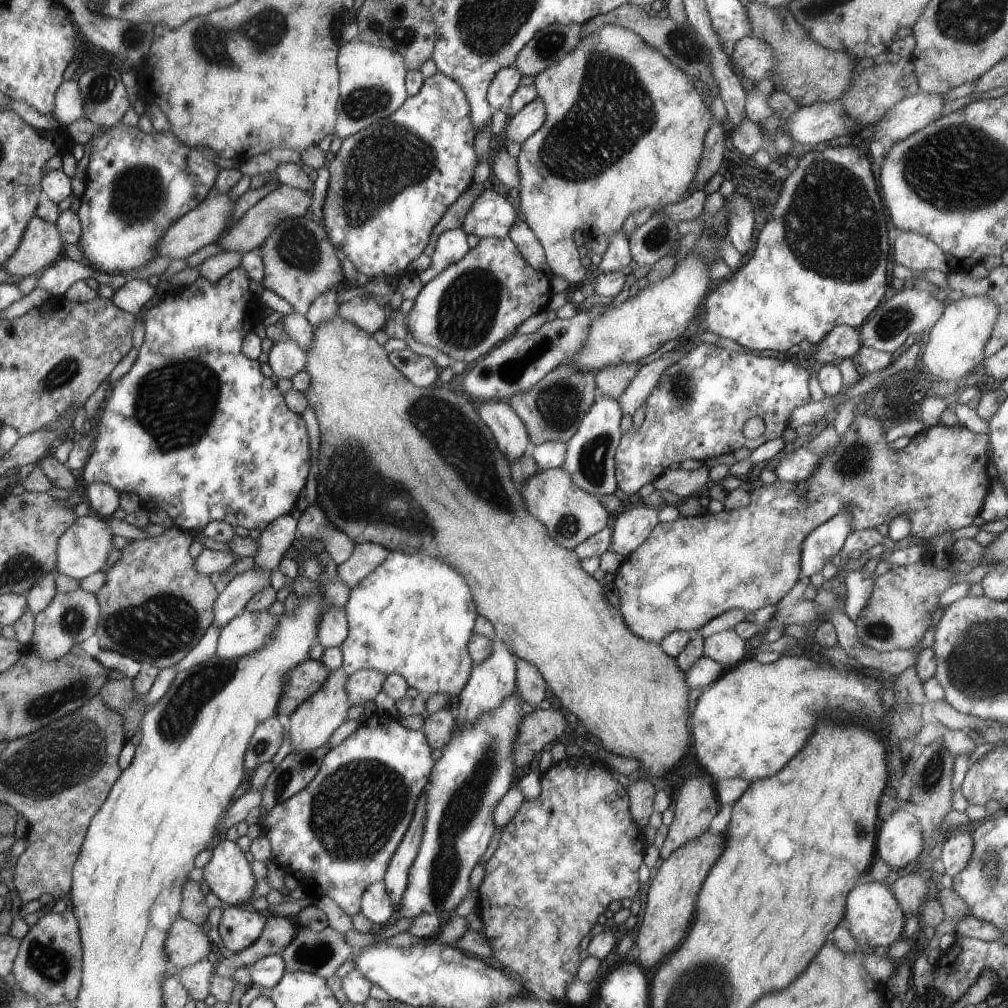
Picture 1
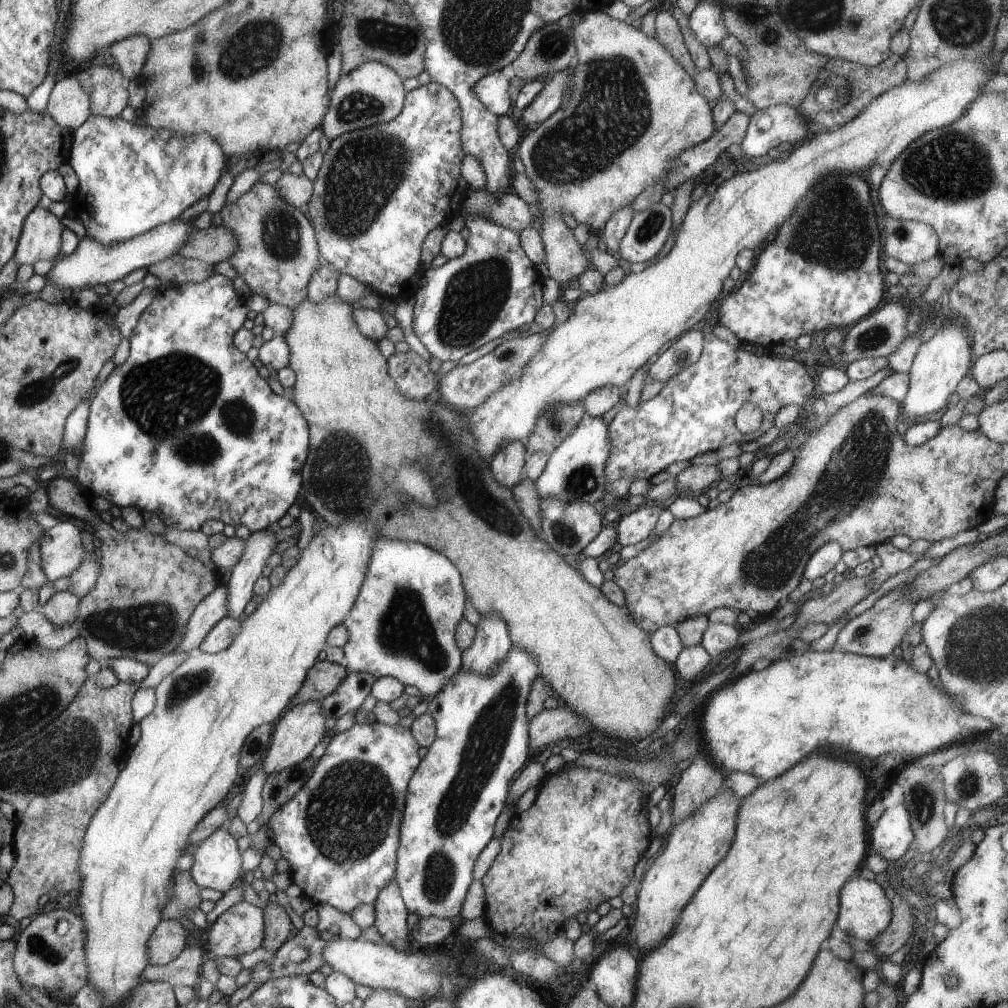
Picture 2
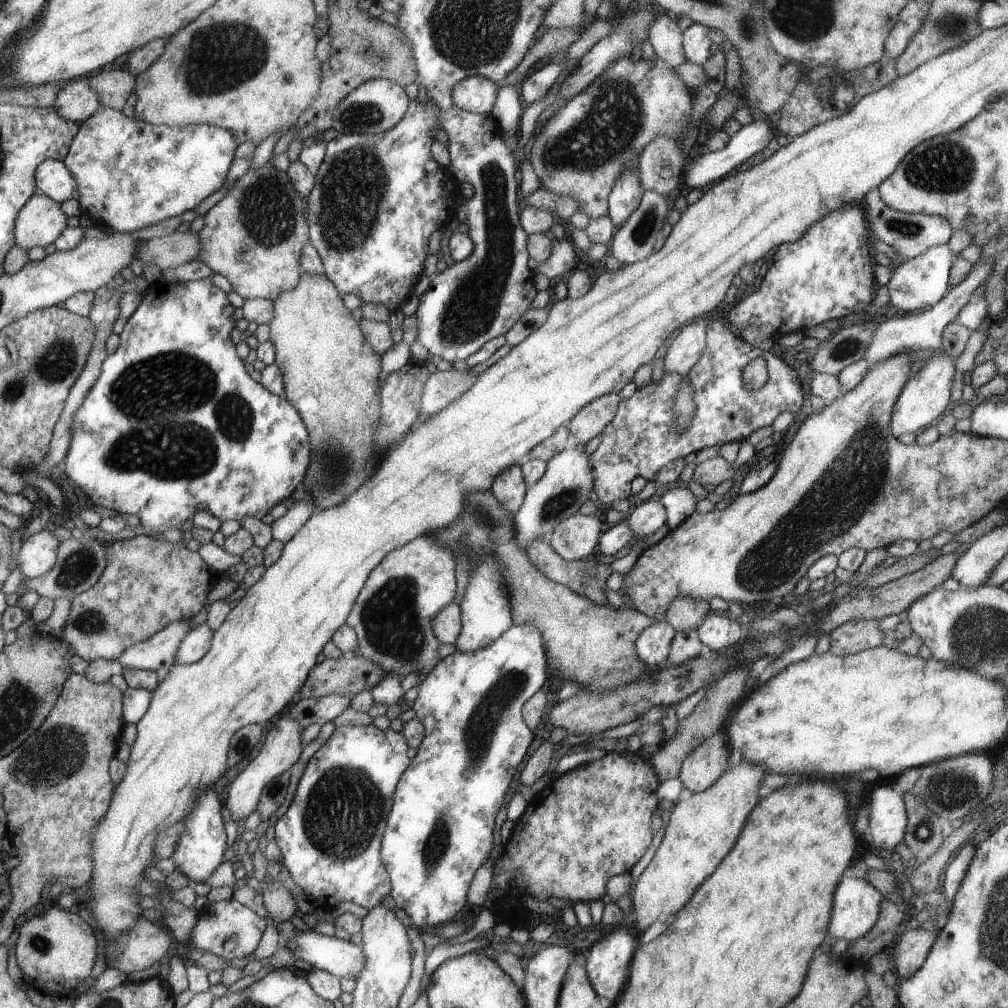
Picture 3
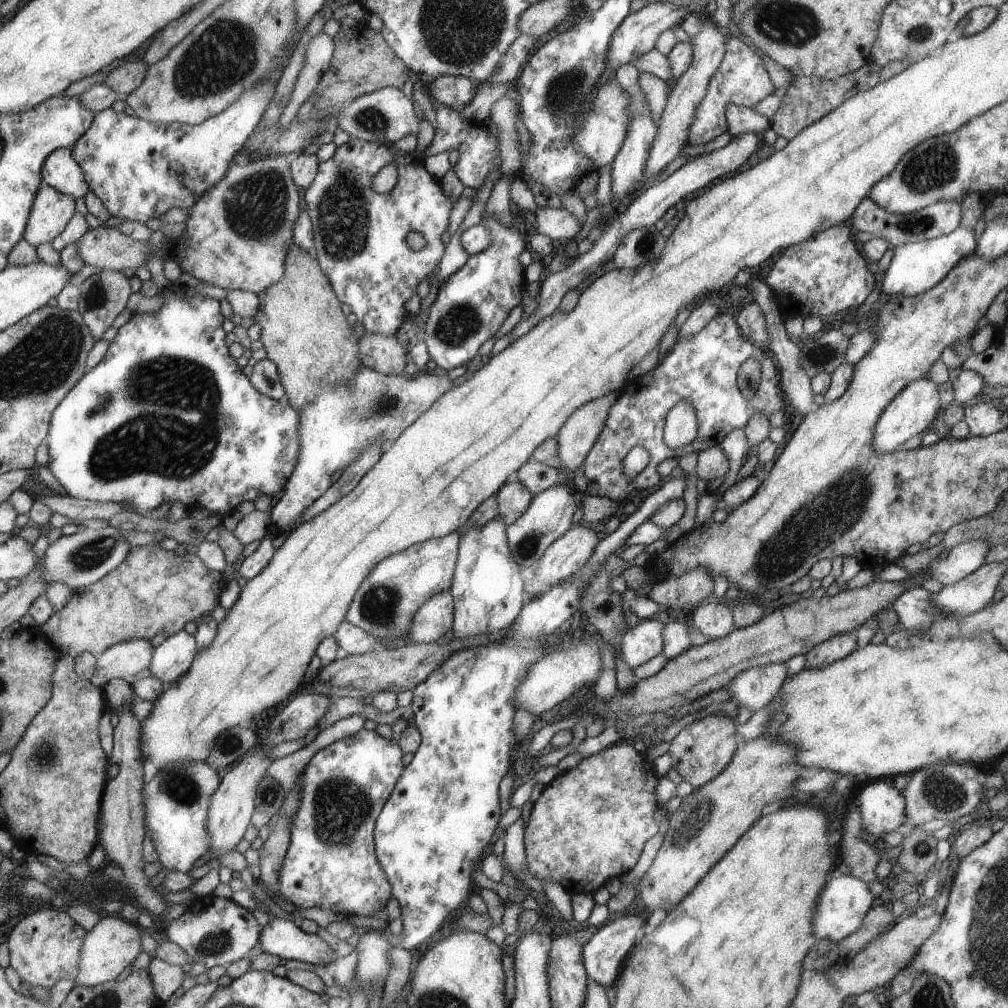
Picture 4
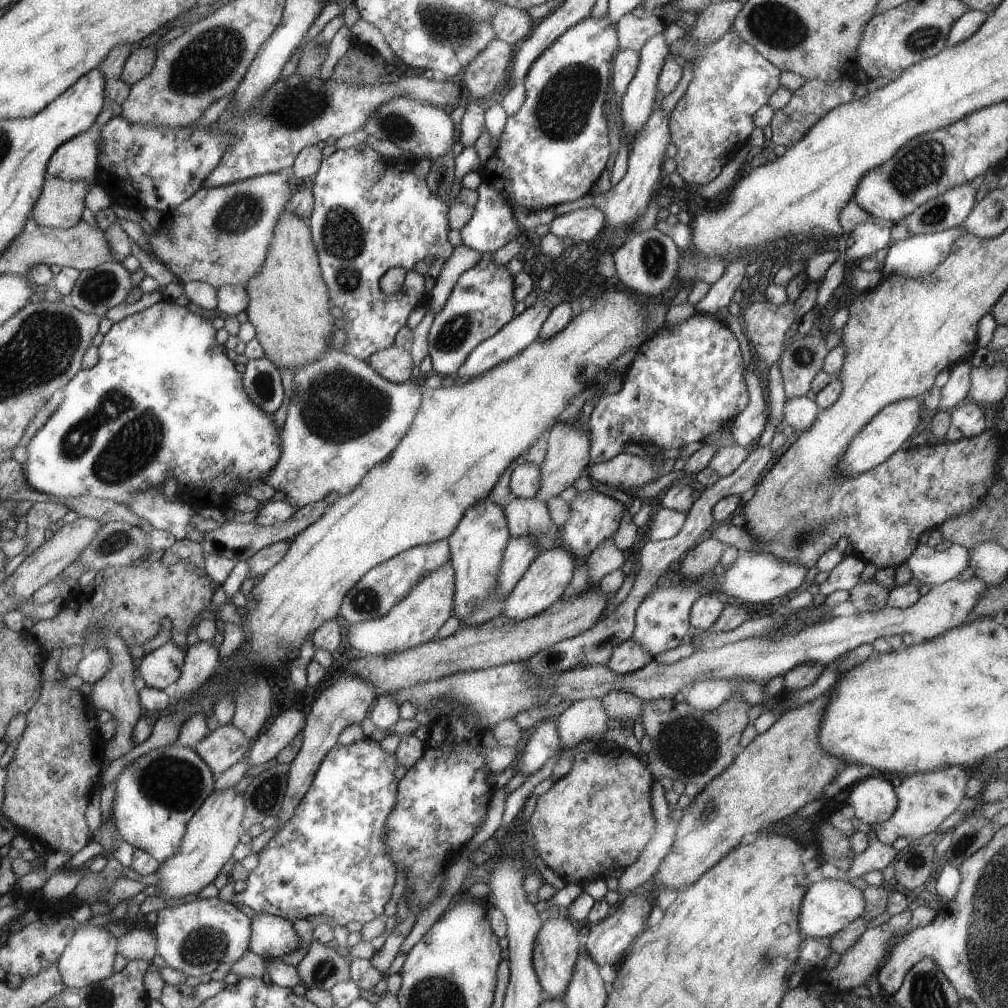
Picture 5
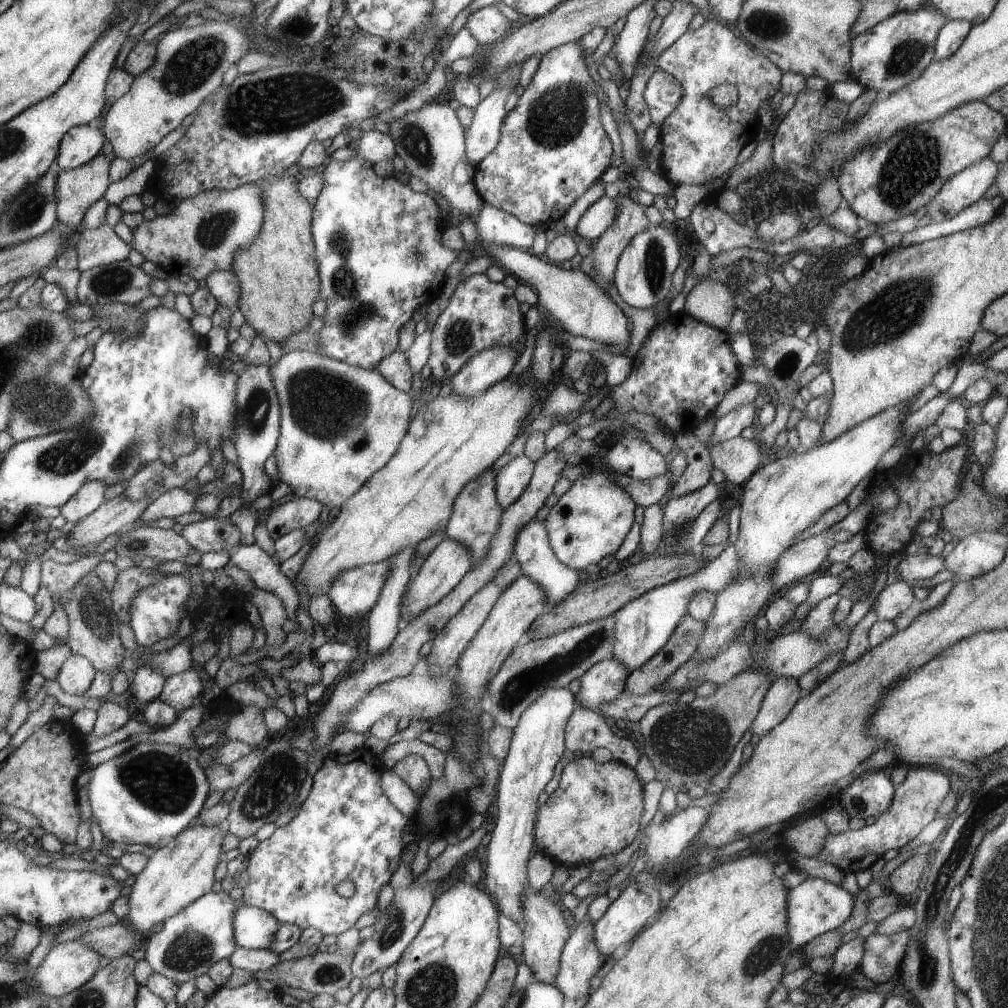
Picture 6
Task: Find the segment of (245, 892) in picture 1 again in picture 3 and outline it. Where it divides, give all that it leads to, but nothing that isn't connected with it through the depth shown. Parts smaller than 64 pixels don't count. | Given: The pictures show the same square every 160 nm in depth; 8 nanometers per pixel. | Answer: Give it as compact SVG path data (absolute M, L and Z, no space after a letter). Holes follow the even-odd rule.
M209 789L199 797L195 810L184 820L187 828L183 830L171 858L174 859L177 870L193 883L206 883L213 874L218 873L220 863L224 862L224 852L230 846L230 842L225 833L222 807L223 804L220 803L216 790Z

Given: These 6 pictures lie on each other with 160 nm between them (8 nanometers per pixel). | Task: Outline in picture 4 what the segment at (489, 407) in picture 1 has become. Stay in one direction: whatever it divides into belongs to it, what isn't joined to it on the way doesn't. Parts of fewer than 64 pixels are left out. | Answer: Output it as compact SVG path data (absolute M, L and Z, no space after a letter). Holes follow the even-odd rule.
M520 481L504 484L495 495L498 507L497 518L506 526L526 512L533 497Z

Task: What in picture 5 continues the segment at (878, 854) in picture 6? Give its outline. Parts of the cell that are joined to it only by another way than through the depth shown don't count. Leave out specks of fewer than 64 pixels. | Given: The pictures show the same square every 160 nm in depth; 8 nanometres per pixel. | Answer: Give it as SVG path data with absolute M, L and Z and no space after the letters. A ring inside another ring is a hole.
M944 766L941 769L935 769L934 771L902 777L902 783L895 788L898 797L898 806L886 822L874 826L876 838L882 844L889 845L892 845L892 843L900 837L909 838L911 843L930 839L932 835L934 835L934 831L939 828L940 824L942 824L950 814L954 814L958 809L958 806L962 804L962 800L967 798L966 783L969 779L969 771L963 767L957 766Z

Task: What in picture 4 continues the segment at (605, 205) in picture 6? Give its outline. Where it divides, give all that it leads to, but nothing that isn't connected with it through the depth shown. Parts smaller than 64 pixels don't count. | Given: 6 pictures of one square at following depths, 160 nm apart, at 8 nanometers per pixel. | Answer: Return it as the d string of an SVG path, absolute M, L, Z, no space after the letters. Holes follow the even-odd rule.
M538 207L534 227L541 235L553 240L568 240L570 243L573 243L574 237L582 228L575 216L562 207Z

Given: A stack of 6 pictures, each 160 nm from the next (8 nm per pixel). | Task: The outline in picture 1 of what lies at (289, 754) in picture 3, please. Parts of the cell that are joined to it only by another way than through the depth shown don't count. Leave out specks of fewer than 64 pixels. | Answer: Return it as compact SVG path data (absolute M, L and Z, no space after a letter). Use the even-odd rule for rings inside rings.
M342 667L331 672L319 690L284 720L287 723L286 726L290 728L292 751L309 751L326 745L328 738L334 734L334 730L346 720L346 714L350 710L348 680L349 674L346 674Z

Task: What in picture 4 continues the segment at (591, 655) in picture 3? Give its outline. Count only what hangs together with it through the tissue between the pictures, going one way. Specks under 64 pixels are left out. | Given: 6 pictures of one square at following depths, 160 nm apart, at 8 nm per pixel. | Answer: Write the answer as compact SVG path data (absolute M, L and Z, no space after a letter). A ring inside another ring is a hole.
M498 518L484 526L472 527L461 534L454 584L451 592L454 610L452 632L459 639L482 637L502 632L516 622L525 606L525 582L522 564L518 563L509 547L506 525Z

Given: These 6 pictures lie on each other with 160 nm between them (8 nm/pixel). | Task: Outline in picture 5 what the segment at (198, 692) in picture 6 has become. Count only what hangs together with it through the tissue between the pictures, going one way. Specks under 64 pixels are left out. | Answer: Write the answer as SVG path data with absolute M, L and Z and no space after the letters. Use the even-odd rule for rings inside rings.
M212 639L199 640L193 646L187 648L185 663L182 665L179 679L165 688L166 694L175 702L183 702L188 695L199 692L199 688L206 684L219 668L218 648L214 646Z

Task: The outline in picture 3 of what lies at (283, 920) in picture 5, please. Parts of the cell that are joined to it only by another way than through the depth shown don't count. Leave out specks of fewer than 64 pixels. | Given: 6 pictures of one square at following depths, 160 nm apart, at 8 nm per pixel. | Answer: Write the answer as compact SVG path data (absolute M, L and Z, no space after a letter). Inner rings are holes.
M310 930L298 933L286 946L296 958L339 977L356 978L365 968L363 946L340 937L320 935Z

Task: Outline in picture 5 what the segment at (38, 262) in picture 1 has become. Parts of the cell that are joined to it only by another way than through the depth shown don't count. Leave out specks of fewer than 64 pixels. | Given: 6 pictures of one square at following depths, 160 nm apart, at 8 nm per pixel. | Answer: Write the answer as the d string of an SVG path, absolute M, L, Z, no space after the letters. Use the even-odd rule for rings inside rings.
M60 177L46 179L42 194L31 212L38 226L73 227L84 212L84 199L89 191L84 181L69 181Z

